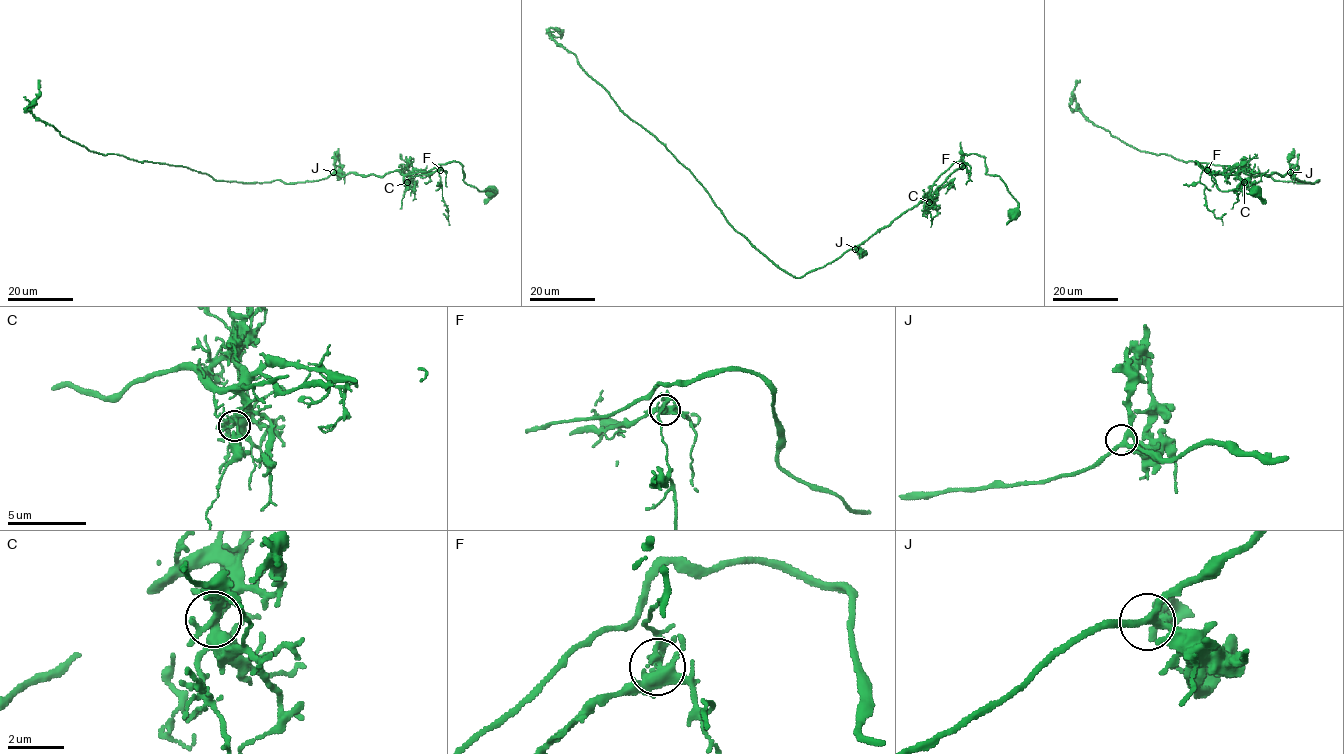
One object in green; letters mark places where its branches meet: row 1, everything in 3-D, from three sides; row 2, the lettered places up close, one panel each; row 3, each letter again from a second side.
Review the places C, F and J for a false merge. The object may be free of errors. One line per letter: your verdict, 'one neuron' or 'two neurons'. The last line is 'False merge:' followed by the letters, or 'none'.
C: one neuron
F: two neurons
J: one neuron
False merge: F

